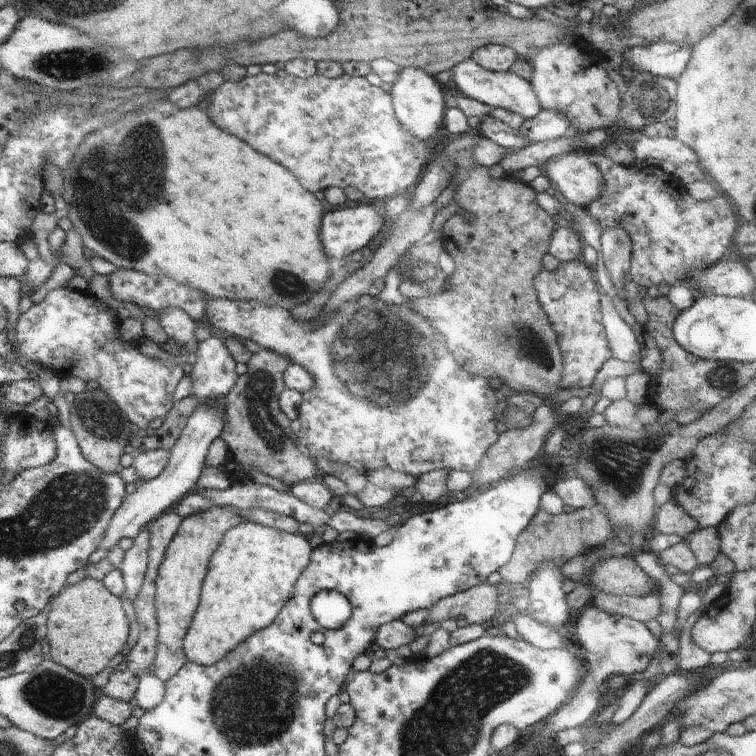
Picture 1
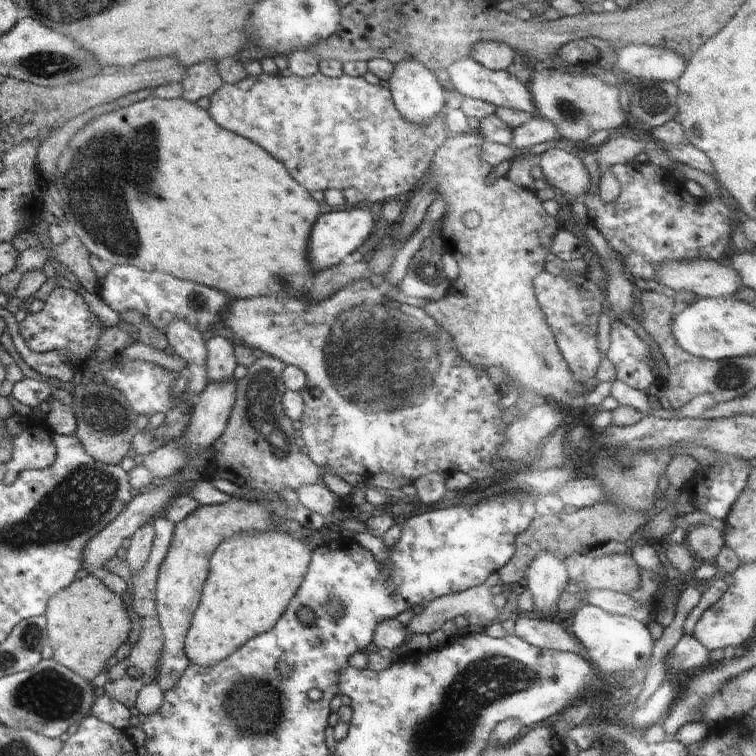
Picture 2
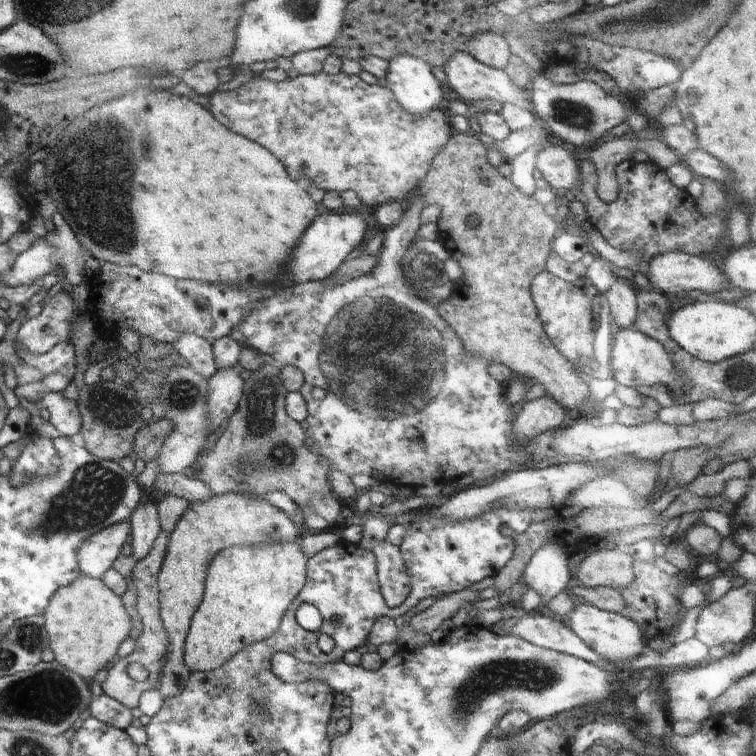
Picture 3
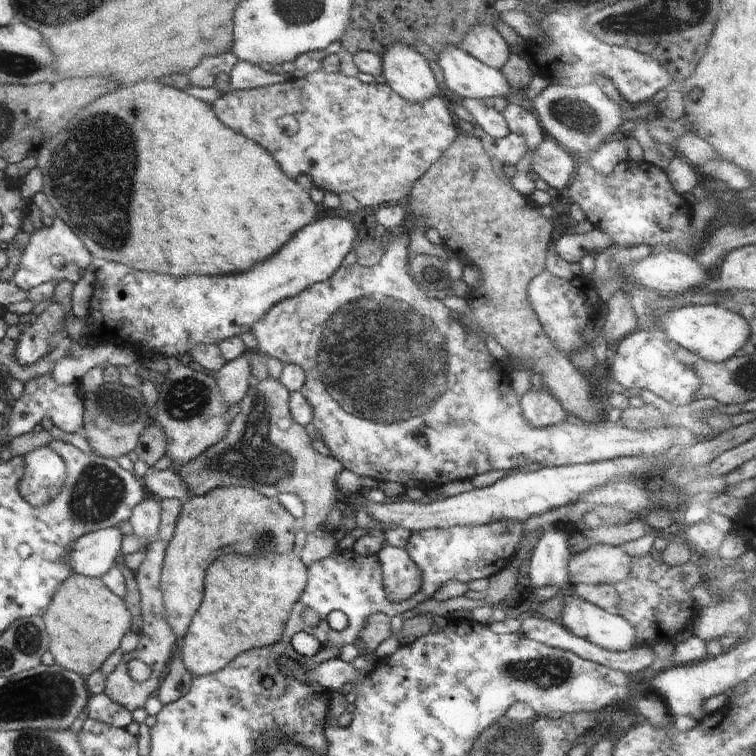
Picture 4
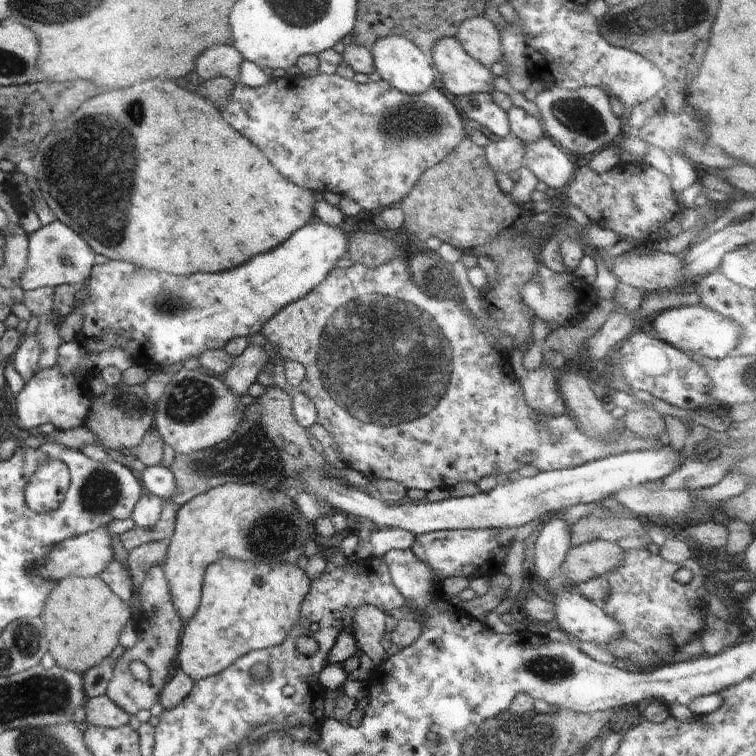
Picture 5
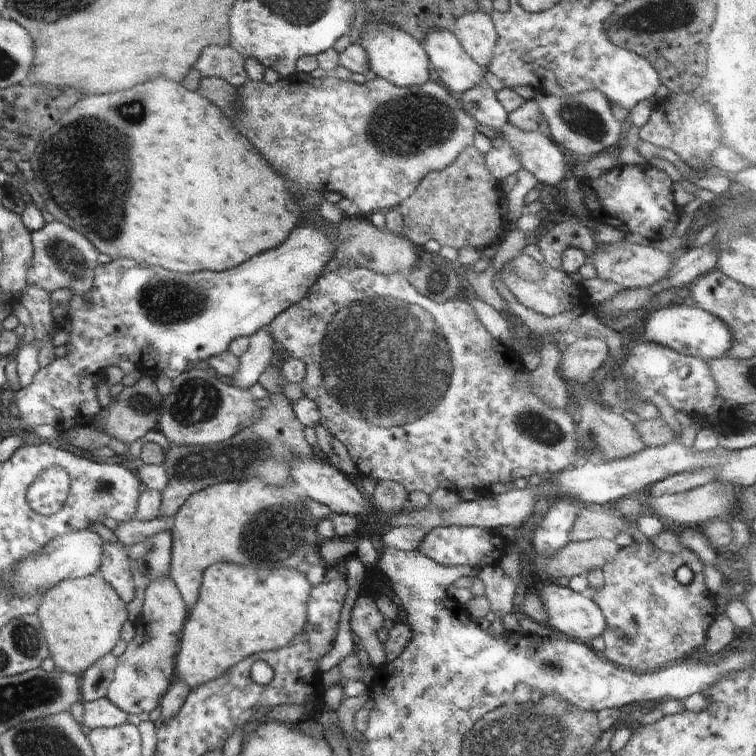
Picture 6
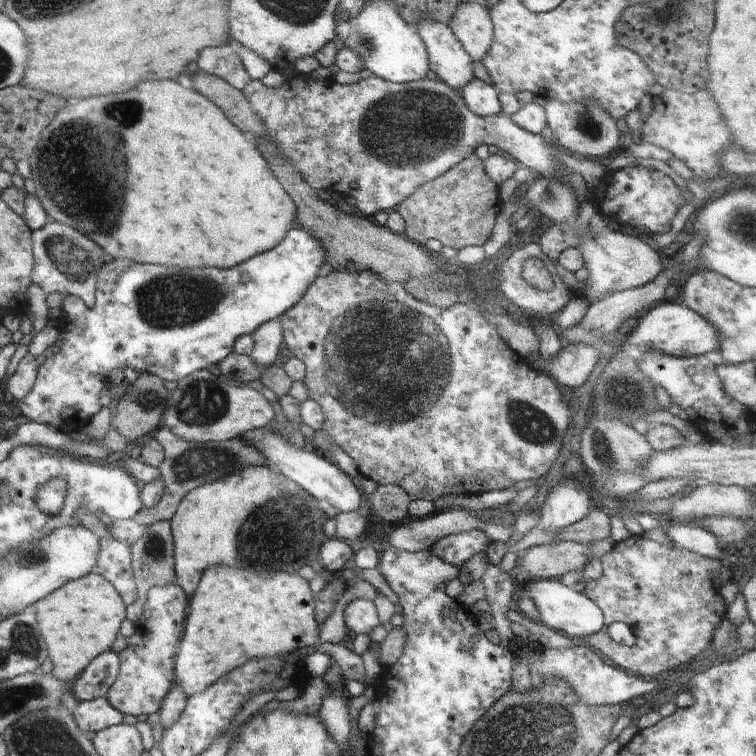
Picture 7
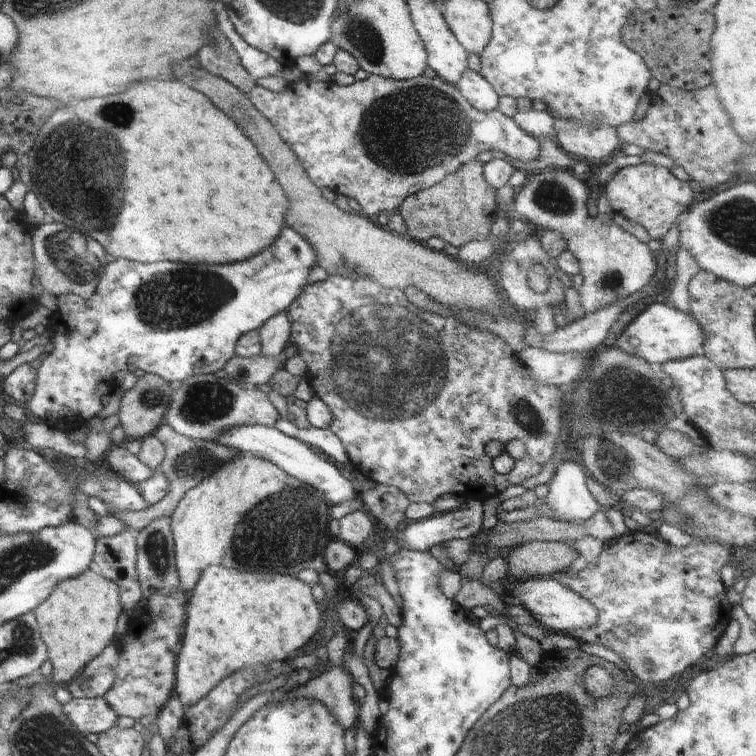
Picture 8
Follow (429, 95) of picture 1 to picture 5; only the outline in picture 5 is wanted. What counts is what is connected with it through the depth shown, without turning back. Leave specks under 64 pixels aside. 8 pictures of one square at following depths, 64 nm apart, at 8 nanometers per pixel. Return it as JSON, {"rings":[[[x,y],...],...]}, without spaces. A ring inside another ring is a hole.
{"rings":[[[388,34],[384,38],[380,38],[374,46],[372,46],[372,56],[374,56],[374,64],[376,64],[376,72],[380,74],[381,80],[388,82],[394,86],[396,90],[408,94],[423,94],[433,86],[435,77],[435,68],[431,62],[430,55],[426,54],[416,44],[412,44],[406,36],[396,36],[396,34]]]}

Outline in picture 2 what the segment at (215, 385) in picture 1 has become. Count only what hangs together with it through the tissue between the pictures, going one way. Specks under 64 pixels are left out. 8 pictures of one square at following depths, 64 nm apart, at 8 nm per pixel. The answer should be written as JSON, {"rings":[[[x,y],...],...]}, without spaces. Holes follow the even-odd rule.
{"rings":[[[213,334],[206,341],[208,358],[206,358],[206,372],[208,381],[231,378],[234,368],[238,365],[234,356],[234,346],[230,336],[225,334]]]}

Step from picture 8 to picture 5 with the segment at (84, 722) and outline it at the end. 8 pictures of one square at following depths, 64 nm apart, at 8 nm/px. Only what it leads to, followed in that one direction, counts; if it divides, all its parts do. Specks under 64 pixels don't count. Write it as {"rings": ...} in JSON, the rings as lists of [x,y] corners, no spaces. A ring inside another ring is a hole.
{"rings":[[[108,695],[89,698],[85,701],[84,706],[85,721],[88,725],[118,728],[130,722],[131,715],[124,712],[120,706],[116,706]]]}

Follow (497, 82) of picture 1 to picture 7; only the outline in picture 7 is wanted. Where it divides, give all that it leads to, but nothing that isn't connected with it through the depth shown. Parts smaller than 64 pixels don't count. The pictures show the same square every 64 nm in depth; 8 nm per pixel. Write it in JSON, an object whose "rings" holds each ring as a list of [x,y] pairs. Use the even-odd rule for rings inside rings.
{"rings":[[[424,18],[414,26],[426,48],[429,69],[436,73],[440,81],[461,92],[475,78],[470,55],[444,22]]]}

